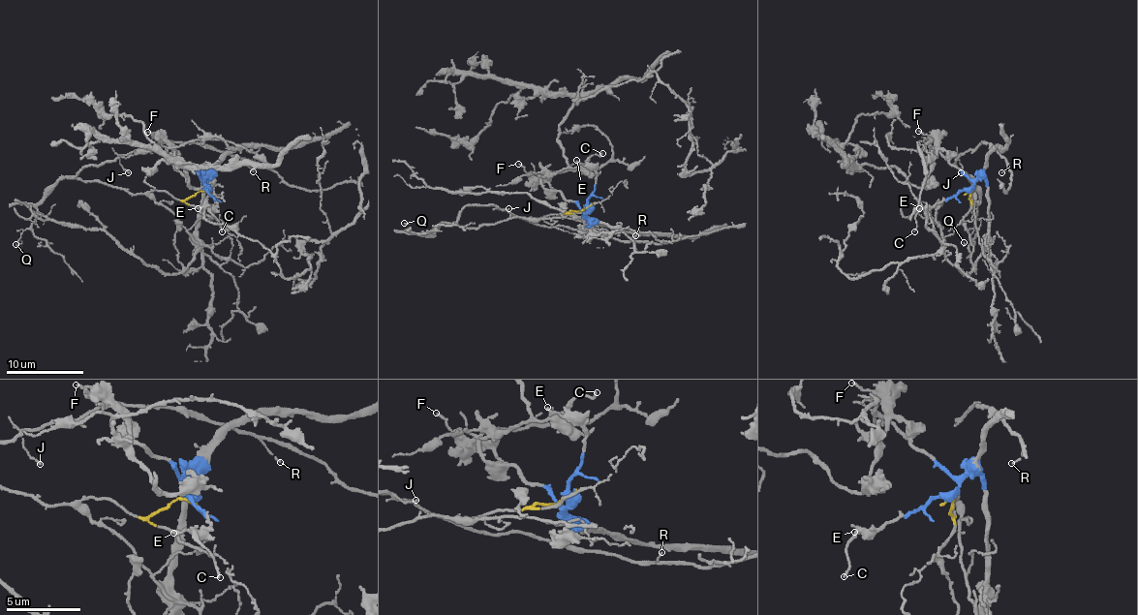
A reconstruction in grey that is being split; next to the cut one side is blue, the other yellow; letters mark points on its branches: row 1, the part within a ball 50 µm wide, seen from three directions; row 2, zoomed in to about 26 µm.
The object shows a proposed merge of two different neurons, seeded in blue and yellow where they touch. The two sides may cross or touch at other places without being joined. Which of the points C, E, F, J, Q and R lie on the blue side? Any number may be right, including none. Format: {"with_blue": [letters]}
{"with_blue": ["C", "E", "F"]}

